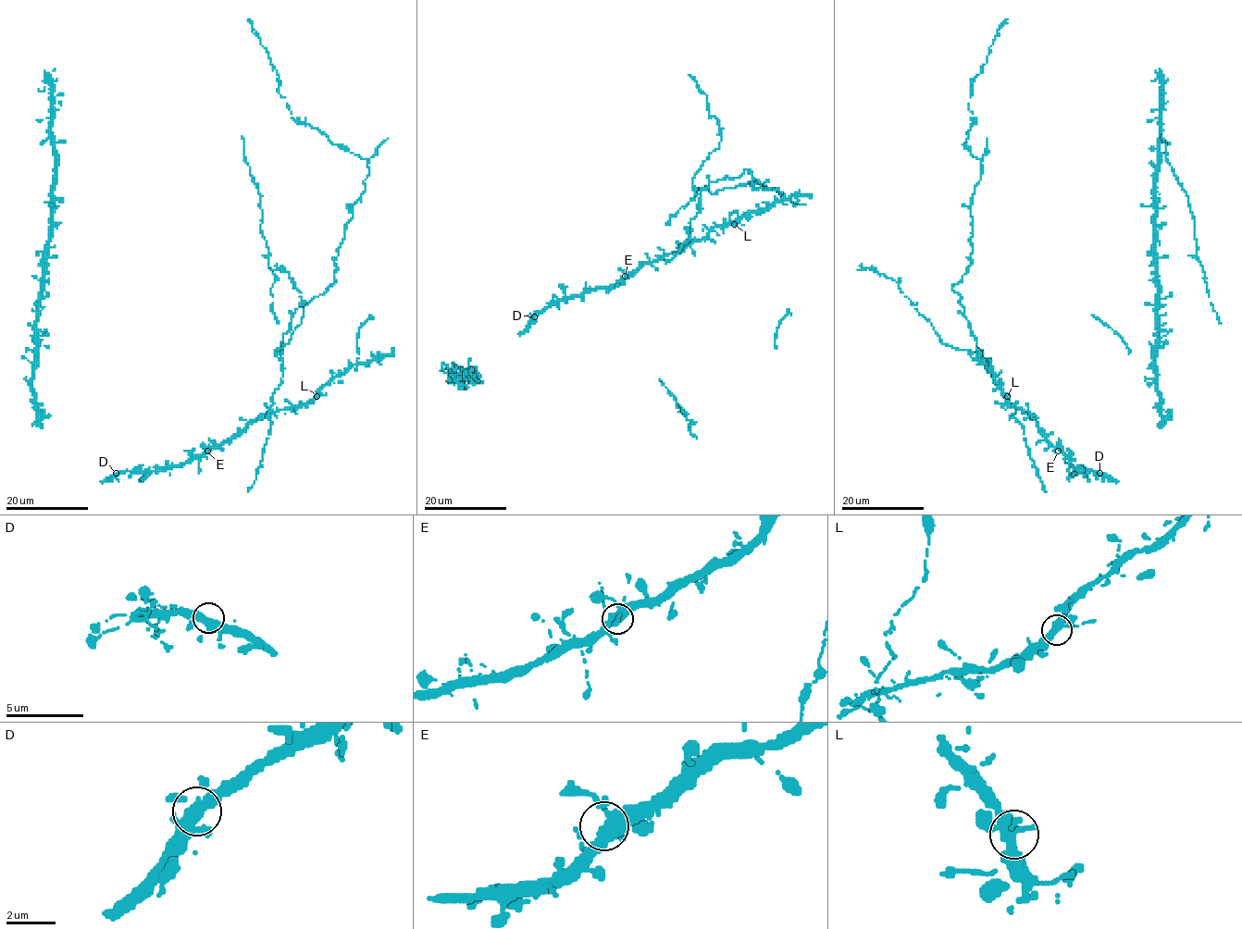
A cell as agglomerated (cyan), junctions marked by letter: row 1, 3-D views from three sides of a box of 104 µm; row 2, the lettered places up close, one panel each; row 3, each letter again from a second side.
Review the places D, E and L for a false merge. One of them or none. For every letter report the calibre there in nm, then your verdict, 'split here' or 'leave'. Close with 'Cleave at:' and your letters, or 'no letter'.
D: 340 nm | leave
E: 360 nm | leave
L: 360 nm | leave
Cleave at: no letter

